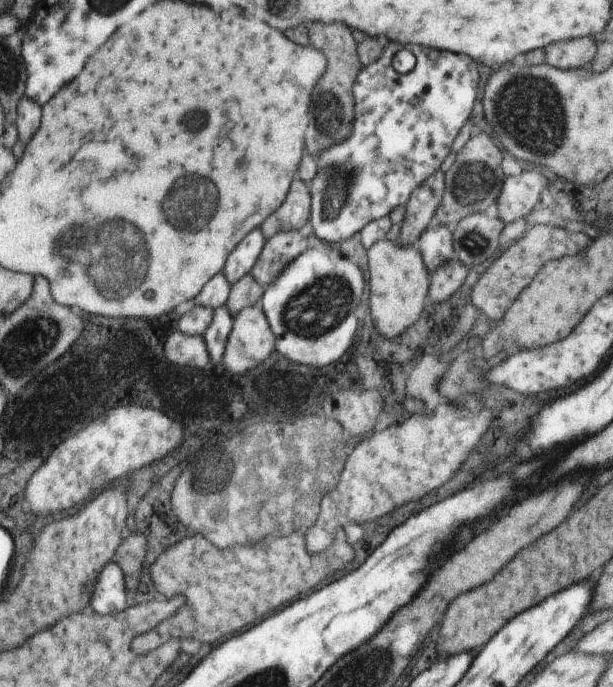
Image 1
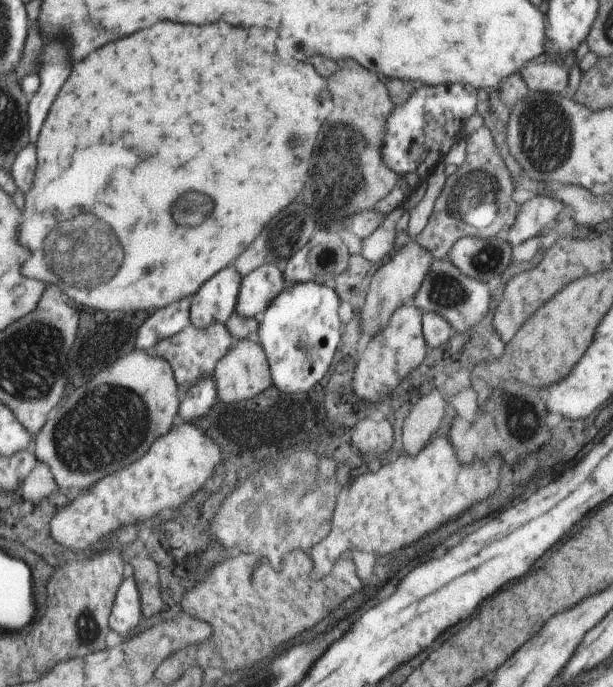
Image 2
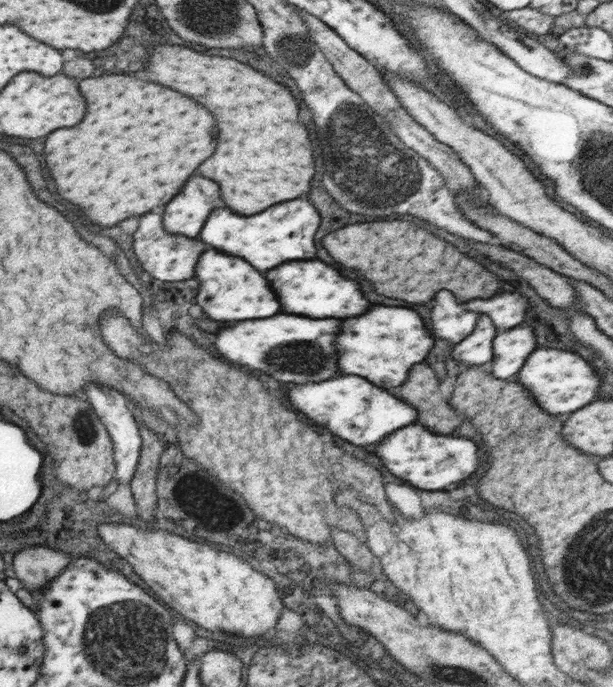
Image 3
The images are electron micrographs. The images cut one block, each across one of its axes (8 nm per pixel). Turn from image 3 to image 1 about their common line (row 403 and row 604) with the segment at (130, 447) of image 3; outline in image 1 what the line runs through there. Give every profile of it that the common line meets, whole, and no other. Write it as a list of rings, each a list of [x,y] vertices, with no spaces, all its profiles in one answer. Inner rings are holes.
[[[112,560],[100,572],[90,604],[98,614],[120,613],[126,609],[126,588],[123,570]]]

